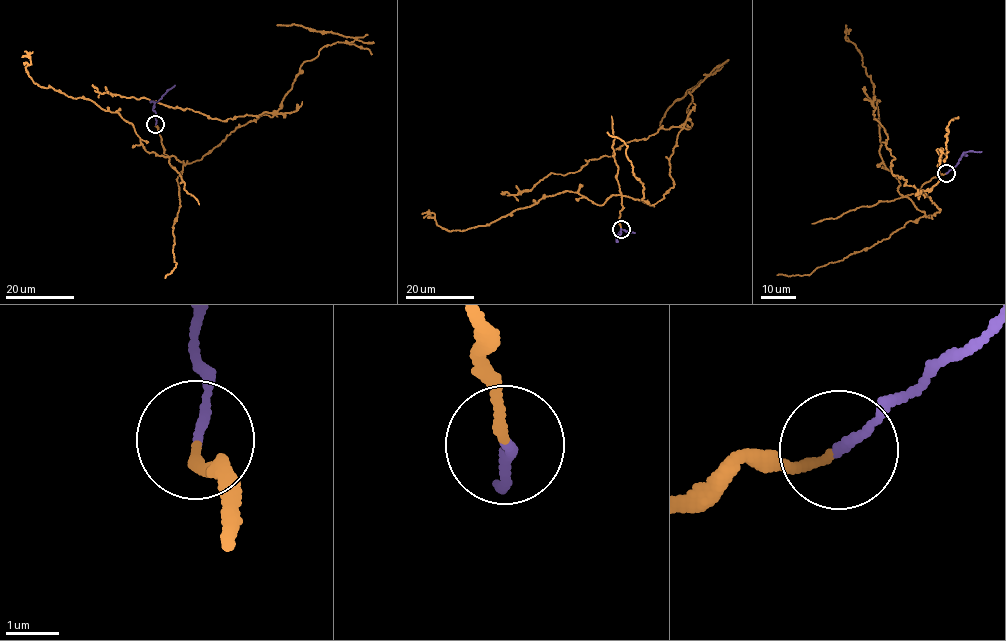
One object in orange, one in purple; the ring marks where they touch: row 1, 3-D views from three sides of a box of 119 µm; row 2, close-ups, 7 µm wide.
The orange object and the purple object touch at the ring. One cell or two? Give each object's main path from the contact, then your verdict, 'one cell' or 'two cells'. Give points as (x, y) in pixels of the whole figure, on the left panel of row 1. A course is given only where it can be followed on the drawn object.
orange runs (155, 125), (164, 154), (185, 164), (235, 128), (272, 114), (212, 119), (92, 85); purple runs (155, 125), (154, 103), (174, 84); two cells

